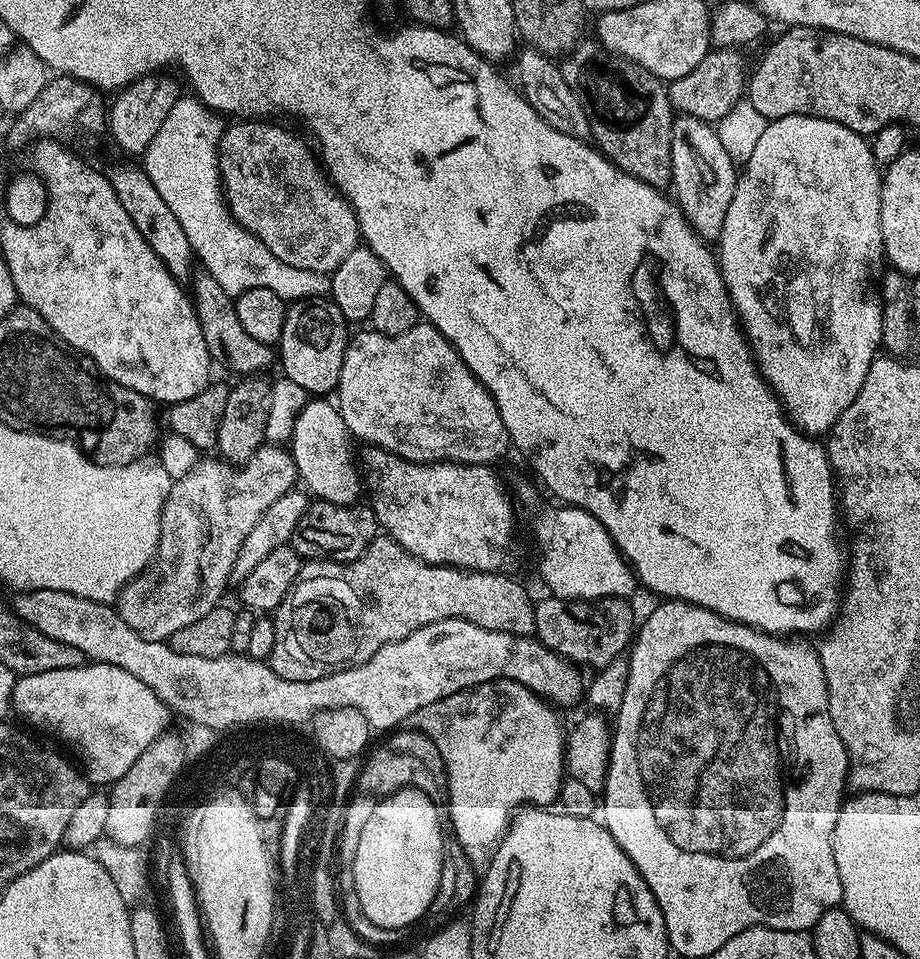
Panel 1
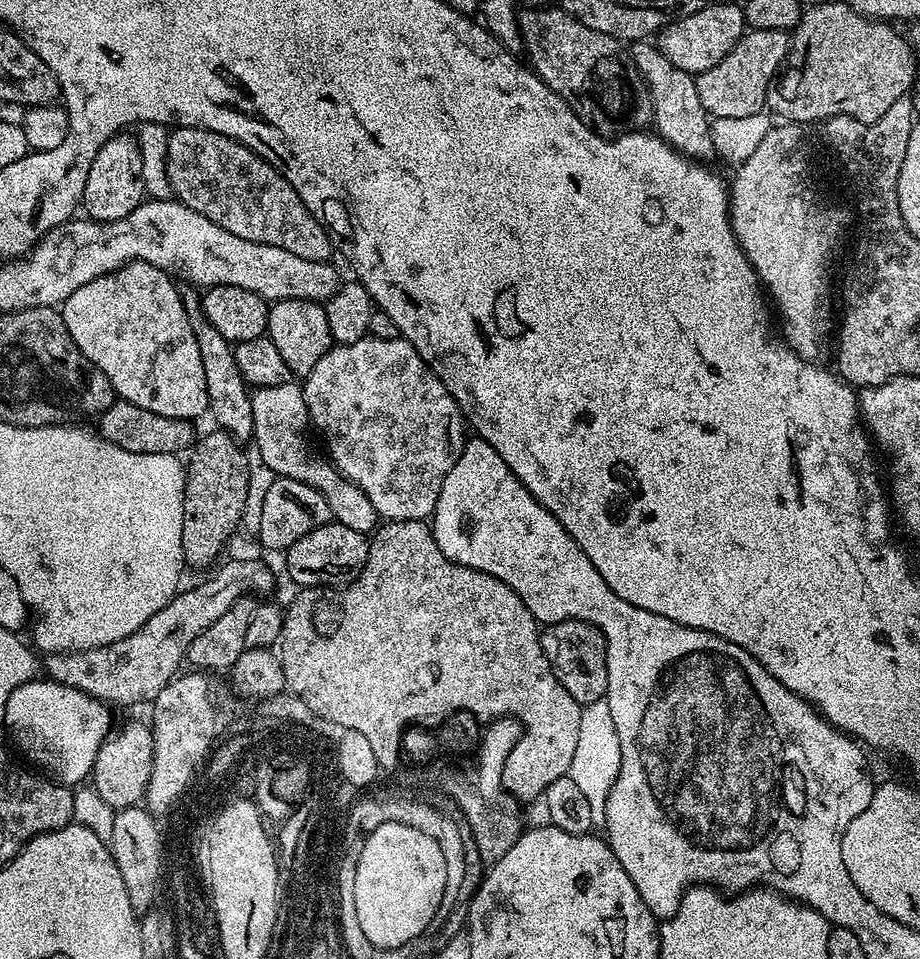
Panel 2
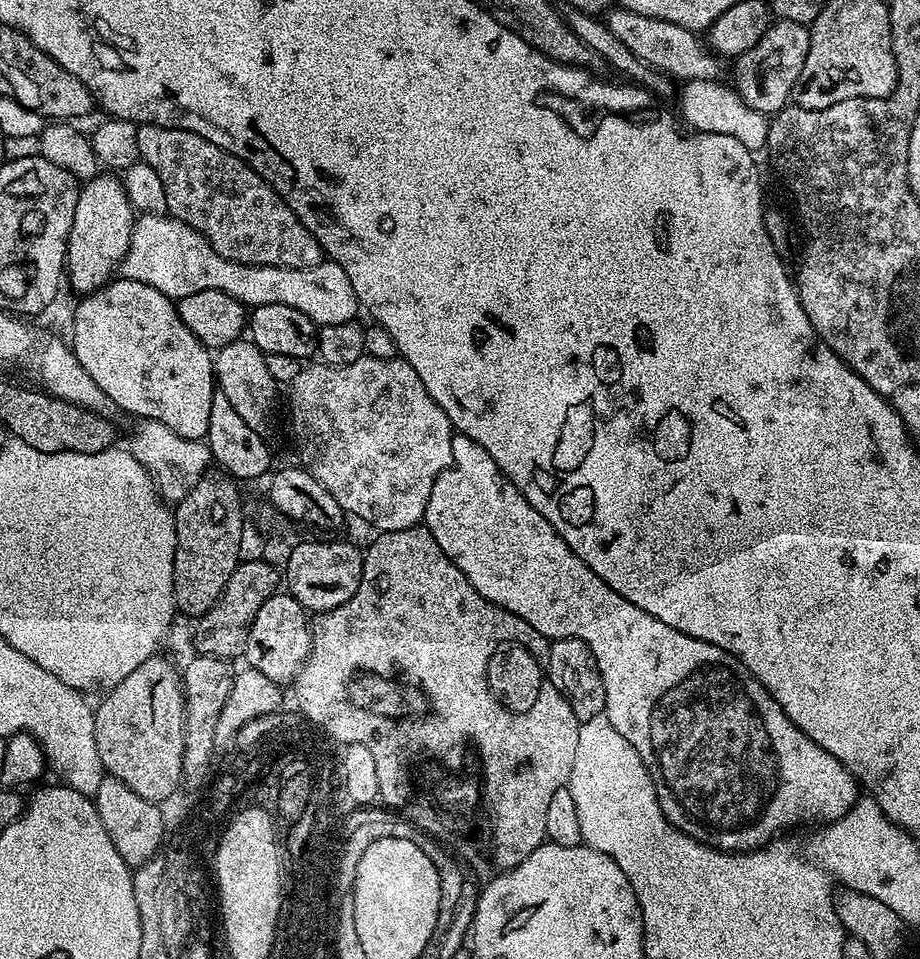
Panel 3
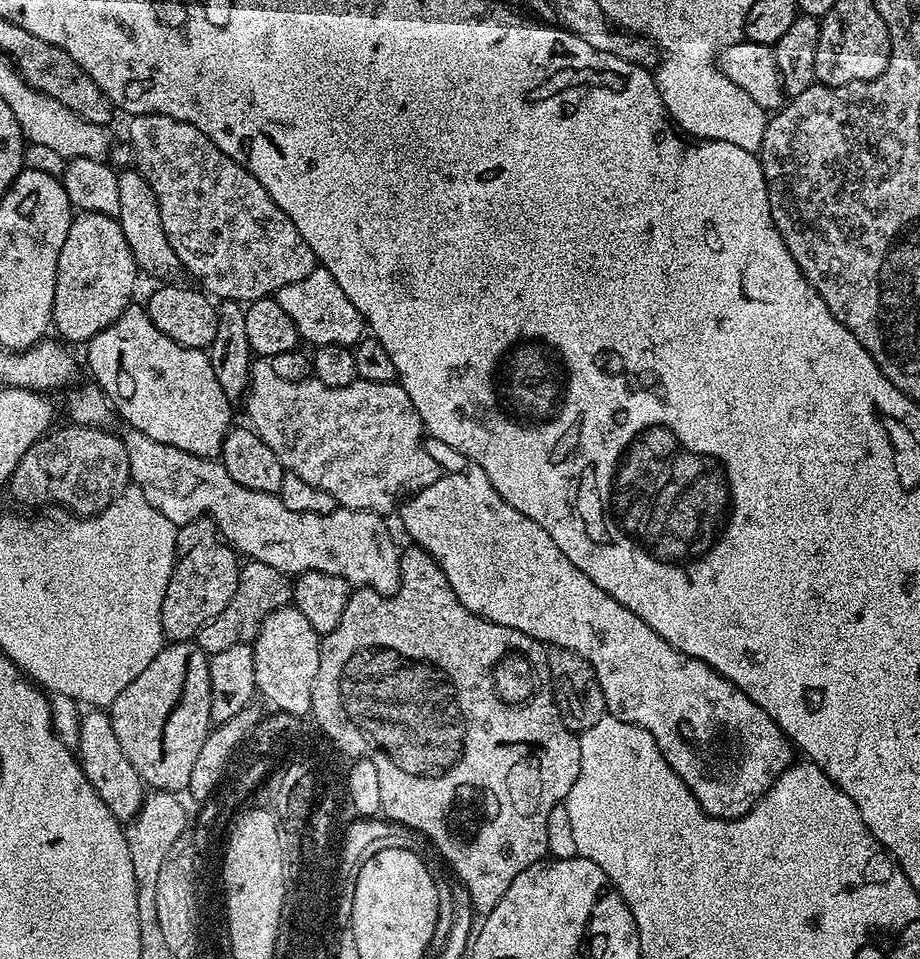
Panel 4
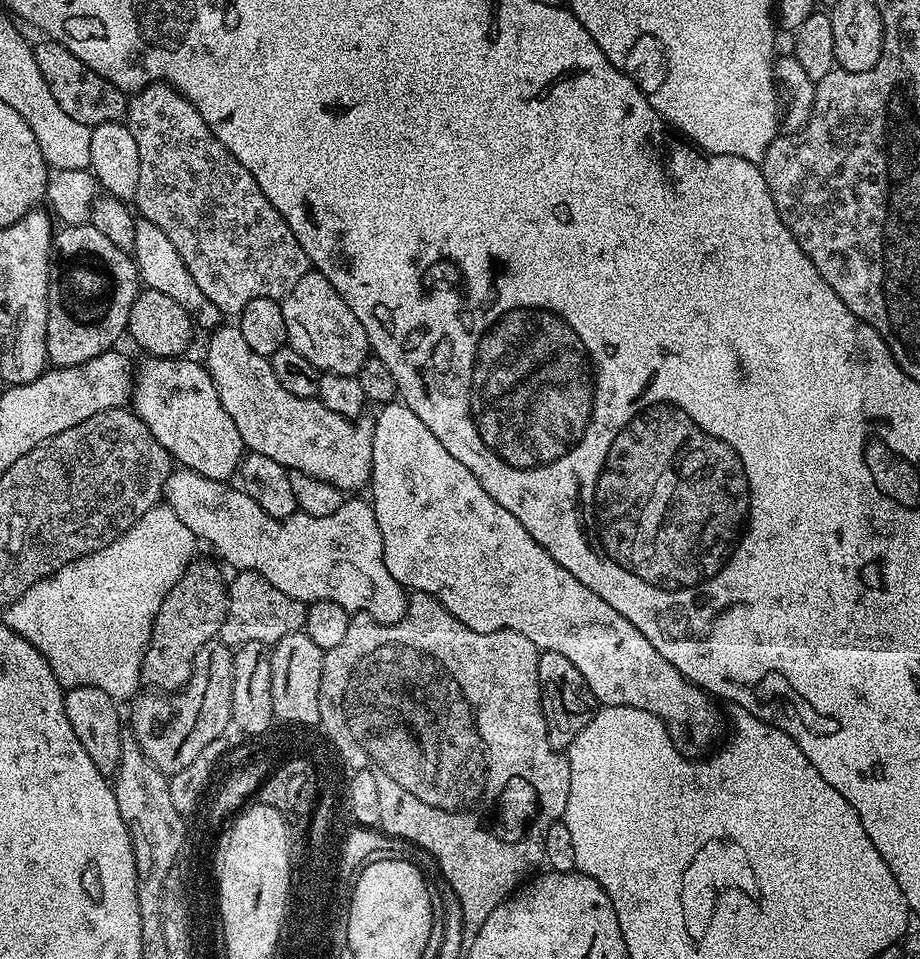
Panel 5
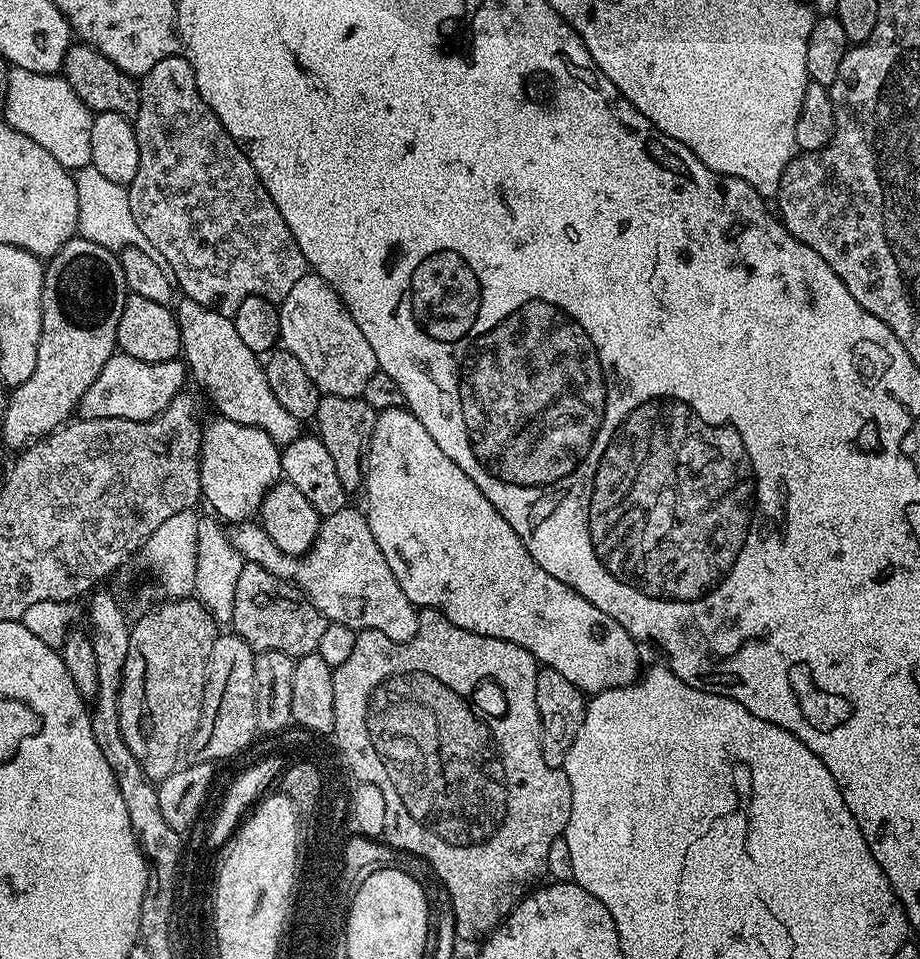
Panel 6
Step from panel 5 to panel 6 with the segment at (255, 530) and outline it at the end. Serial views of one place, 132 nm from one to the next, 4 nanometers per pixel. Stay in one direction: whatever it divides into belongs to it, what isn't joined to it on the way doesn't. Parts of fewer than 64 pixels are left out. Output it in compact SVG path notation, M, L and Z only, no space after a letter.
M349 506L338 510L338 514L323 517L310 550L303 556L291 556L278 550L278 546L270 542L270 534L266 534L266 530L261 528L259 523L240 522L233 528L236 529L231 529L230 537L234 550L247 563L262 566L262 570L270 570L270 574L287 580L289 584L299 588L305 598L322 613L325 620L355 630L366 628L378 630L386 634L386 638L399 644L414 638L420 625L417 605L412 604L410 598L406 598L406 594L402 594L402 586L398 586L398 578L394 578L390 566L386 566L386 558L382 558L382 550L378 550L378 542L374 542L374 534L370 534L368 517L361 509L359 512L355 506Z

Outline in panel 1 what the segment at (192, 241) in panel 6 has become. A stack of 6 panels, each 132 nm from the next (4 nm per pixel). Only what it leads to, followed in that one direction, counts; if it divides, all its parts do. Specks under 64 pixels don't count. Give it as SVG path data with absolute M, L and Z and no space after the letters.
M248 118L243 122L232 122L232 124L223 129L220 133L220 147L218 149L218 163L220 165L220 183L222 185L222 193L224 203L231 212L232 217L241 224L250 234L254 234L260 239L270 250L270 254L274 254L274 258L278 258L287 264L295 264L301 268L309 268L312 272L321 274L331 274L335 272L336 267L350 254L350 250L354 250L361 243L360 227L356 221L356 215L352 210L351 204L344 199L336 190L335 183L329 180L327 175L318 167L317 157L299 140L296 136L291 136L284 128L279 128L279 123L265 122L260 118Z

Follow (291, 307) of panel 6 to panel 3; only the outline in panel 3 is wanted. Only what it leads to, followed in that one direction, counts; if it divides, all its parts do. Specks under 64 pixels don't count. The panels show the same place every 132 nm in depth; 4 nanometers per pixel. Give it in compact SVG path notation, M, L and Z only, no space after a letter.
M140 214L135 217L130 246L122 258L118 276L121 280L146 282L146 286L154 286L154 290L162 290L162 294L166 294L174 302L179 302L190 294L198 294L198 290L222 290L222 294L230 294L230 298L252 308L271 304L294 306L294 310L302 310L302 314L306 314L306 318L310 318L318 326L350 324L357 319L358 301L354 294L354 286L350 278L346 278L346 270L342 270L342 266L338 266L336 261L325 259L318 266L309 268L240 264L236 260L222 258L222 254L218 254L214 246L210 246L207 238L198 230L186 226L186 222L176 220L167 214Z

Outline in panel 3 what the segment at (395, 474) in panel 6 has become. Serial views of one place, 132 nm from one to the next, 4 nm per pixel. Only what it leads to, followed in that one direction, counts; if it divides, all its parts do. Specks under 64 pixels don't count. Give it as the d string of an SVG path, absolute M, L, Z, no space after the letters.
M453 435L452 446L452 466L432 484L430 502L426 502L424 511L423 527L428 528L430 534L434 534L434 542L438 542L446 558L450 558L450 562L454 562L454 566L458 566L458 570L466 574L470 586L474 586L474 590L478 590L482 598L494 602L500 608L510 610L510 614L518 614L518 618L530 622L530 626L534 626L534 630L538 630L538 634L542 634L549 641L565 640L572 636L576 640L586 642L586 646L598 662L598 670L602 674L602 686L606 690L603 715L608 717L610 726L614 726L614 730L622 734L622 738L626 738L626 742L630 742L634 750L638 750L638 758L642 758L654 782L654 790L664 817L674 827L698 842L708 844L712 848L721 848L723 852L750 852L753 848L763 848L765 844L772 843L781 834L787 833L784 832L787 828L792 828L795 824L804 824L807 820L831 822L855 806L858 799L856 793L858 781L855 775L848 772L846 766L842 766L842 762L834 758L834 754L818 746L818 742L802 734L802 730L798 730L798 726L794 726L794 722L786 718L782 706L778 706L778 702L768 693L766 686L762 686L762 682L758 682L758 678L754 678L754 674L746 670L744 661L740 657L710 642L690 638L690 634L682 634L682 630L674 630L674 626L666 626L666 622L658 622L654 614L638 610L634 602L626 602L622 594L610 590L610 586L606 586L606 582L602 582L602 578L598 578L598 574L594 574L594 570L590 570L590 566L586 566L586 562L582 562L582 558L578 558L578 554L574 554L574 550L570 550L566 542L562 542L558 530L554 530L554 526L550 526L550 522L546 522L546 518L538 514L534 506L530 506L530 502L521 494L518 486L514 486L514 482L505 478L502 470L498 470L498 462L494 462L494 458L490 458L490 454L486 454L486 450L482 450L482 446L474 442L474 438Z

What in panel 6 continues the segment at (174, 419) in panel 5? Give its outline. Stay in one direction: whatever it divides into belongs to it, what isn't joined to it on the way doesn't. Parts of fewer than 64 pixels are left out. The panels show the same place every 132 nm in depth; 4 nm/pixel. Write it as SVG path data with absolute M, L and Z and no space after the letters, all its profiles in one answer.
M215 418L203 425L200 437L200 494L221 521L248 522L259 513L262 498L281 479L281 445L254 426Z

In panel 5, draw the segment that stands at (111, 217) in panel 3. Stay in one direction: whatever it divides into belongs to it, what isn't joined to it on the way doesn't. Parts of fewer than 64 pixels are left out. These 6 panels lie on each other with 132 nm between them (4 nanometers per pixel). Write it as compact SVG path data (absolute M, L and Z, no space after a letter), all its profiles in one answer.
M92 223L86 224L70 224L59 229L61 232L54 236L54 255L50 260L48 269L48 317L46 318L46 350L48 351L49 361L57 368L69 368L70 366L78 366L82 362L90 362L90 358L98 358L104 352L113 351L117 347L116 344L128 331L128 319L130 318L130 306L134 306L136 296L142 290L140 276L136 271L136 263L129 253L122 251L118 246L114 246L114 242L110 242L110 238L106 238L106 234L102 234L102 230L98 230Z

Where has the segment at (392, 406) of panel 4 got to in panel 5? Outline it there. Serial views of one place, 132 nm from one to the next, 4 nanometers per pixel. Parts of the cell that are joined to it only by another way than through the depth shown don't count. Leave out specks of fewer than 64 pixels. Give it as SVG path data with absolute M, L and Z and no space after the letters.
M221 325L209 336L210 342L204 357L205 365L219 394L223 409L234 421L234 426L242 435L245 447L265 455L278 462L289 471L310 474L330 482L338 491L356 494L359 488L367 489L372 478L372 434L367 427L355 428L353 421L342 414L334 414L317 399L297 398L282 388L281 382L274 375L271 361L255 353L237 325Z

